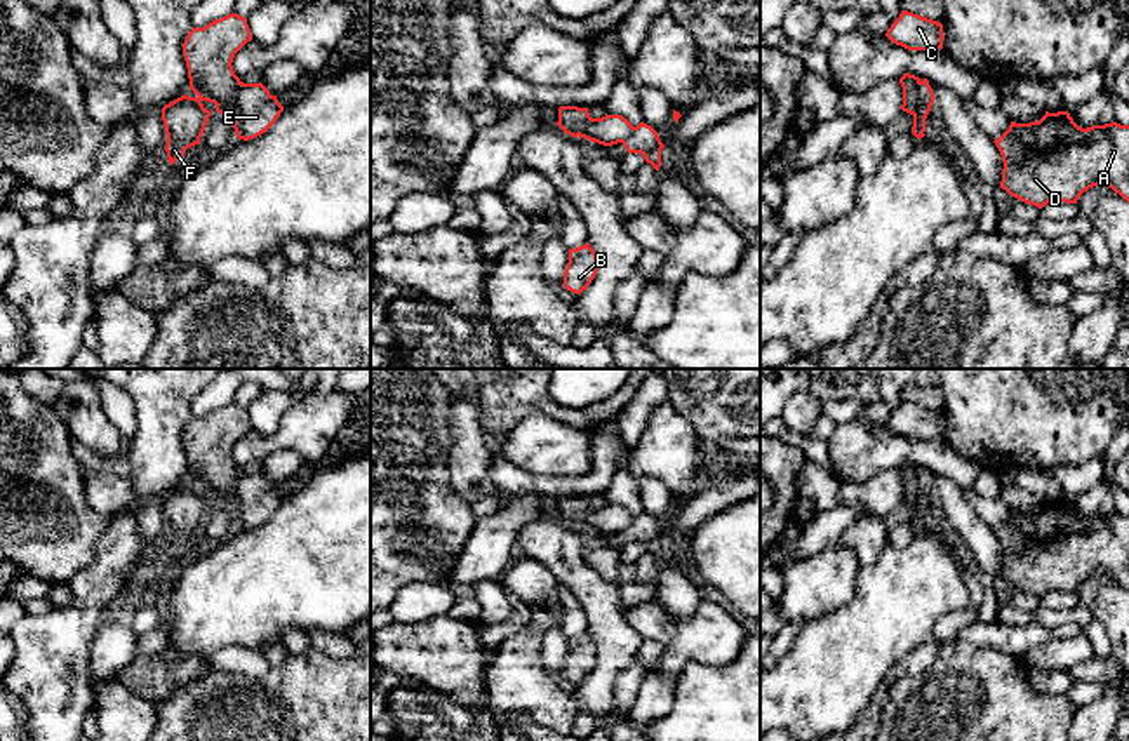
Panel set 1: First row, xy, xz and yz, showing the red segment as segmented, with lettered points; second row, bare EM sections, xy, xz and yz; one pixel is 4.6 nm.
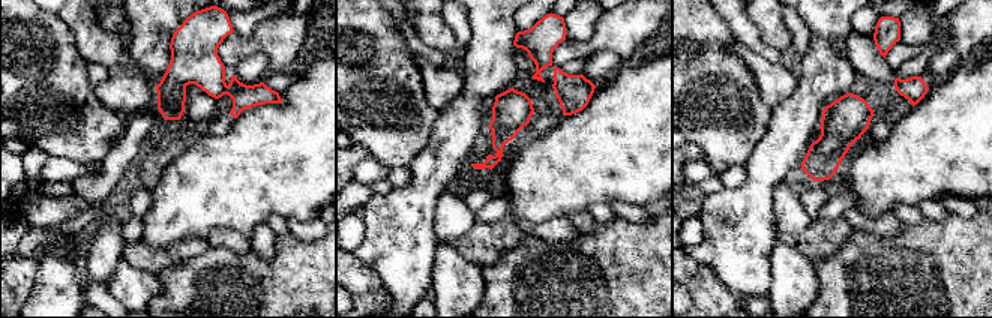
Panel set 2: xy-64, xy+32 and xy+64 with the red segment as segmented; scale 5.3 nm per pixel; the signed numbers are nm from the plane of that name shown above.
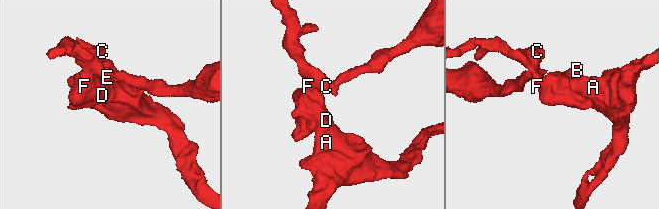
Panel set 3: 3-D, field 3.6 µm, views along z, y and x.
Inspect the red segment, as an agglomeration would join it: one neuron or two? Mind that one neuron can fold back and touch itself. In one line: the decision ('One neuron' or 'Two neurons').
Two neurons

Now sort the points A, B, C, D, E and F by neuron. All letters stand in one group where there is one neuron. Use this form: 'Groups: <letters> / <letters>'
Groups: A B C D F / E

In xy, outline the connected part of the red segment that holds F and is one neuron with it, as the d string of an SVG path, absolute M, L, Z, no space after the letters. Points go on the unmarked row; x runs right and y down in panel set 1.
M233 402L188 423L183 445L190 478L197 485L184 484L162 497L167 524L165 541L170 555L183 548L188 537L200 534L210 506L210 501L202 494L204 491L214 492L216 501L226 508L237 508L240 468L231 452L251 430L247 409Z

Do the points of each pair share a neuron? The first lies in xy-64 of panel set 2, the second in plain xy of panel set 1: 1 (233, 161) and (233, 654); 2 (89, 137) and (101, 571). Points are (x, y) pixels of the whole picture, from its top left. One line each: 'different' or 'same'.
1: different
2: different

